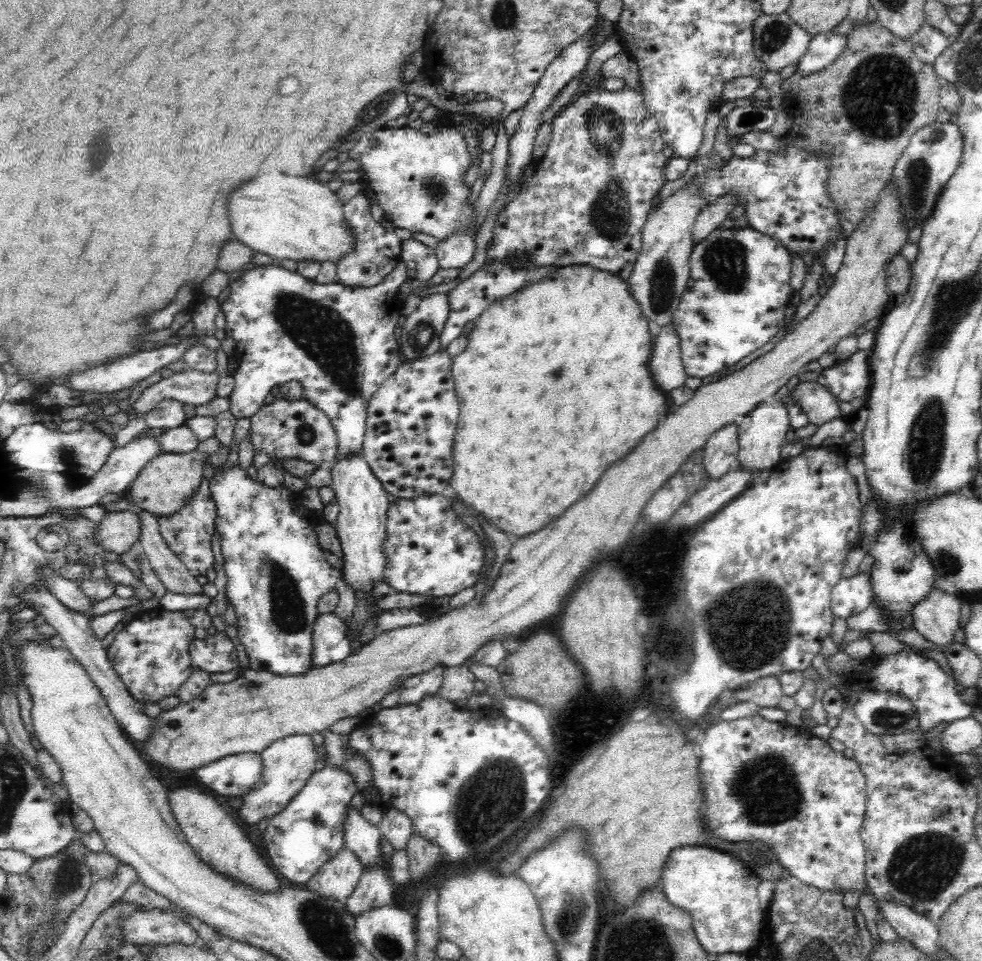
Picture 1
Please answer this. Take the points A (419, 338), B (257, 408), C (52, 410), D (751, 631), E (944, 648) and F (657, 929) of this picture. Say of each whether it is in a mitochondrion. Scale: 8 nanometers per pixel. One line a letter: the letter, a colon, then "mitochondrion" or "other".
A: mitochondrion
B: other
C: other
D: mitochondrion
E: other
F: other

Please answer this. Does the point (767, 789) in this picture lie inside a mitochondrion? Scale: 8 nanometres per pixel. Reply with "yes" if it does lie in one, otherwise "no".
yes

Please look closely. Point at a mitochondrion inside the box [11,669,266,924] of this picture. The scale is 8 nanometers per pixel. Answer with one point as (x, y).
(68, 879)

